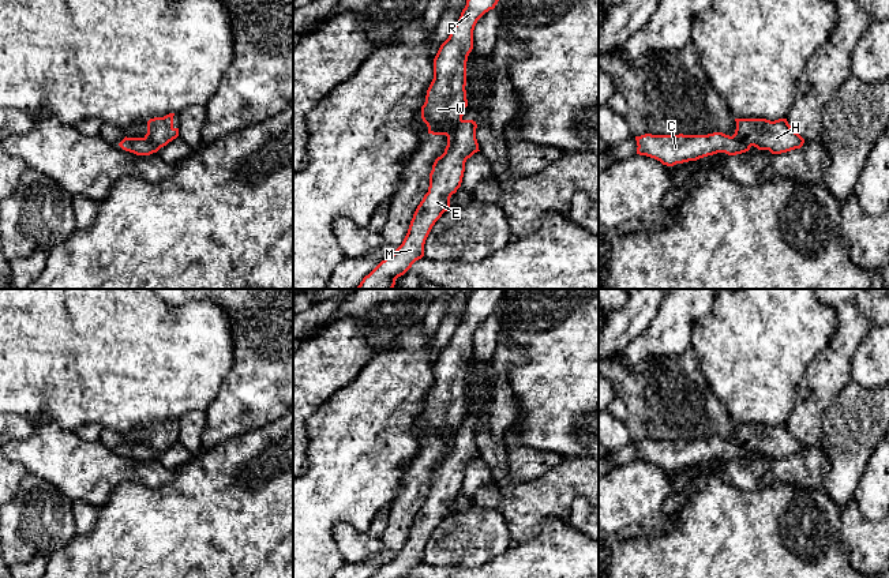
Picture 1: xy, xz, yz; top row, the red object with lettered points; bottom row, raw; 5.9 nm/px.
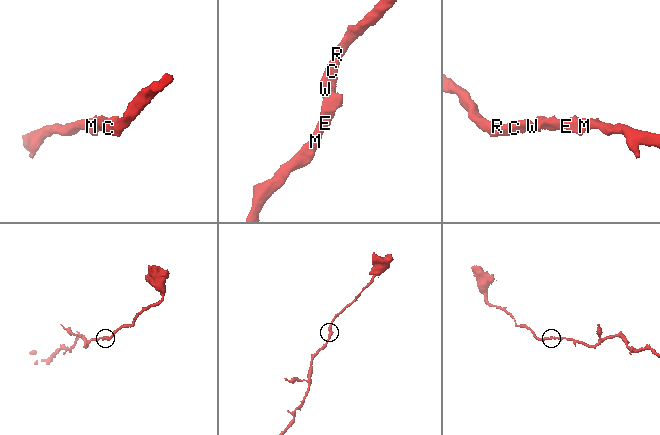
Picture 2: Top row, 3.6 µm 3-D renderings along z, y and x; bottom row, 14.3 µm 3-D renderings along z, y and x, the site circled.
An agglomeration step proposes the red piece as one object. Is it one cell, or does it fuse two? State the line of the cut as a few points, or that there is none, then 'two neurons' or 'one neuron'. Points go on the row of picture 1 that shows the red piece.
cut in xz along (461, 119), (446, 135); two neurons

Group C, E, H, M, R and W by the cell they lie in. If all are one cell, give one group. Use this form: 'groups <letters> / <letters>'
groups C R W / E H M

